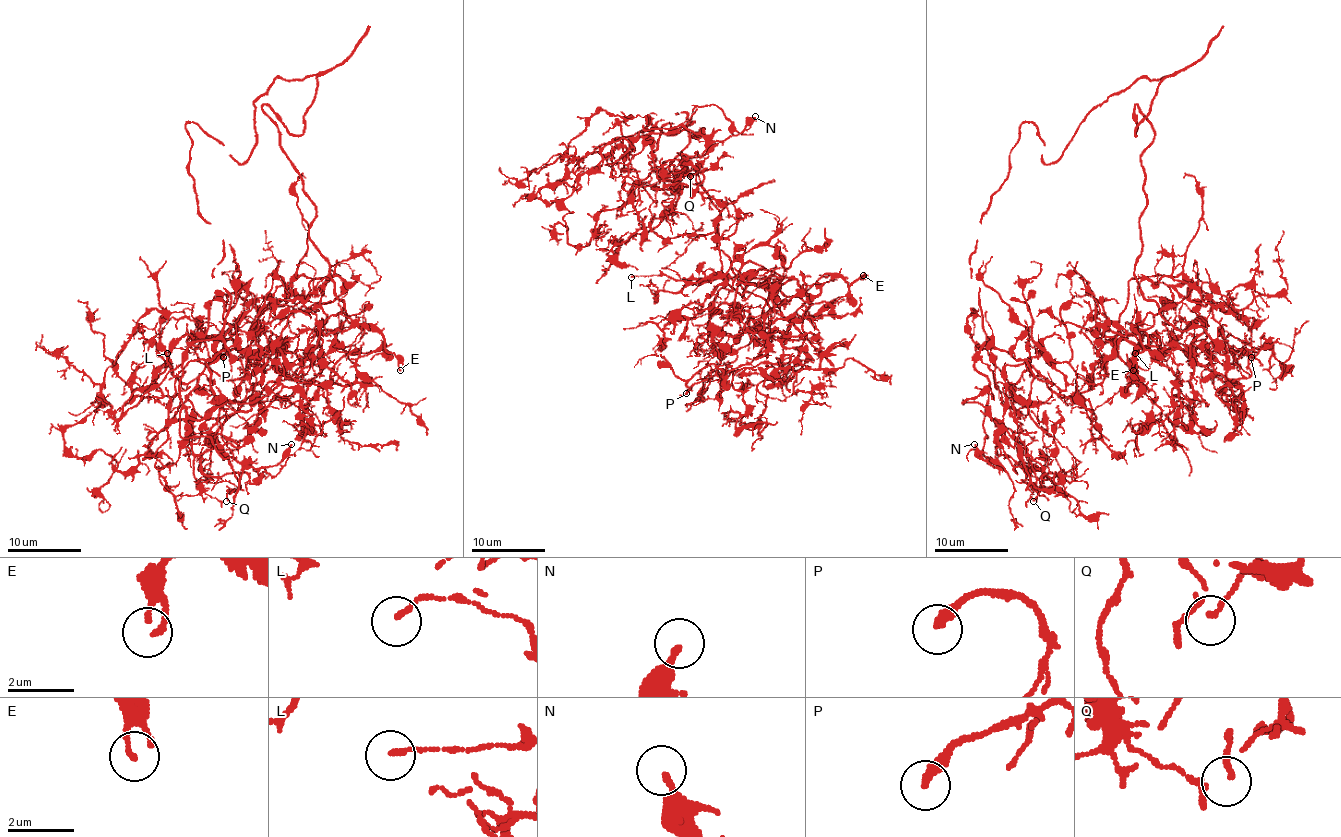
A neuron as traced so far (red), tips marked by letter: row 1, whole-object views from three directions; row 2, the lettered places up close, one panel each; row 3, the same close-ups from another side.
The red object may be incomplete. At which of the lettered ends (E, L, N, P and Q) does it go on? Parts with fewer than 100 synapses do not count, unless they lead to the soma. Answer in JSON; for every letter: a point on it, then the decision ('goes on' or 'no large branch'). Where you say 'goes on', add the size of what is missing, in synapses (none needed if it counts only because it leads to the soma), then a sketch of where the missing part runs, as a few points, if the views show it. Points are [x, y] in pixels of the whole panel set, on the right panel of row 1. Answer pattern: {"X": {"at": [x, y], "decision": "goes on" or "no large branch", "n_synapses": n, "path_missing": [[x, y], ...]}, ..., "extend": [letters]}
{"E": {"at": [1133, 370], "decision": "no large branch"}, "L": {"at": [1135, 353], "decision": "no large branch"}, "N": {"at": [974, 444], "decision": "no large branch"}, "P": {"at": [1251, 357], "decision": "no large branch"}, "Q": {"at": [1033, 501], "decision": "no large branch"}, "extend": []}

